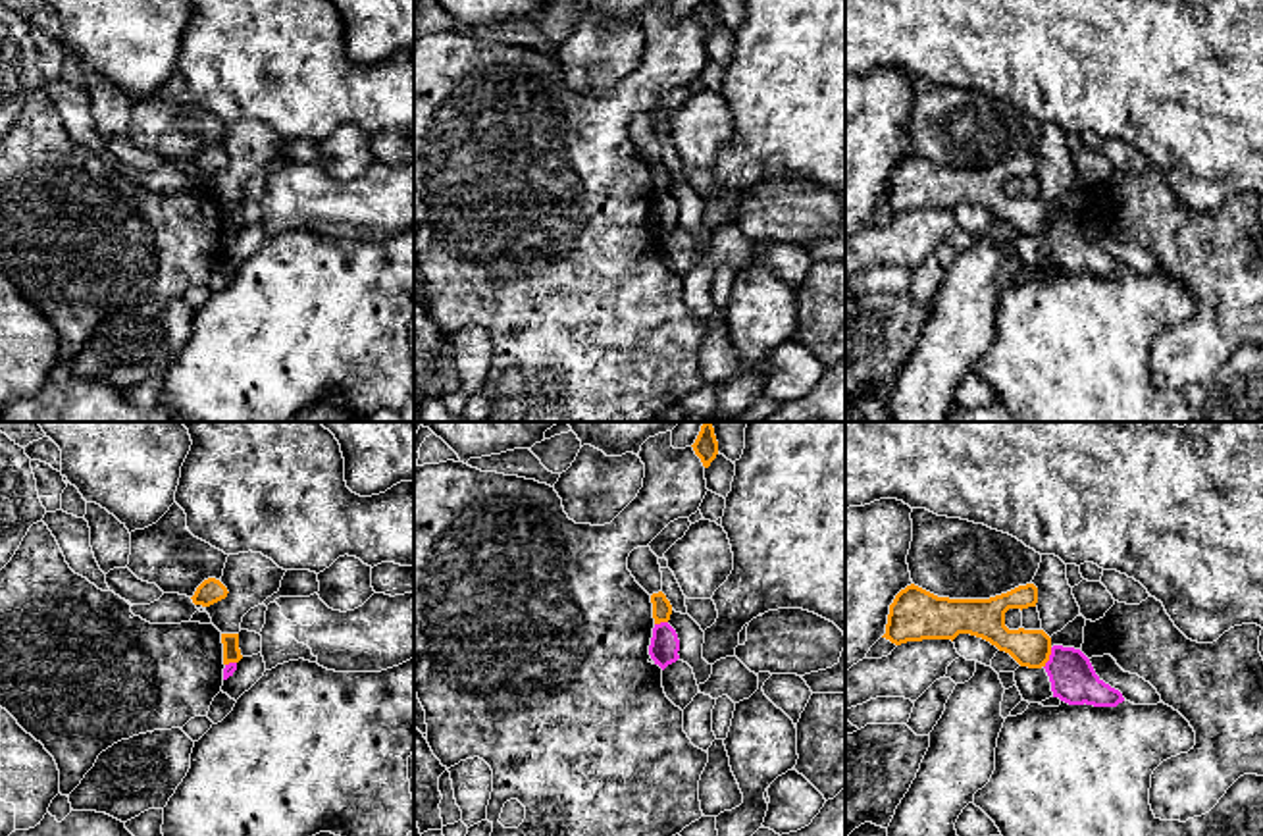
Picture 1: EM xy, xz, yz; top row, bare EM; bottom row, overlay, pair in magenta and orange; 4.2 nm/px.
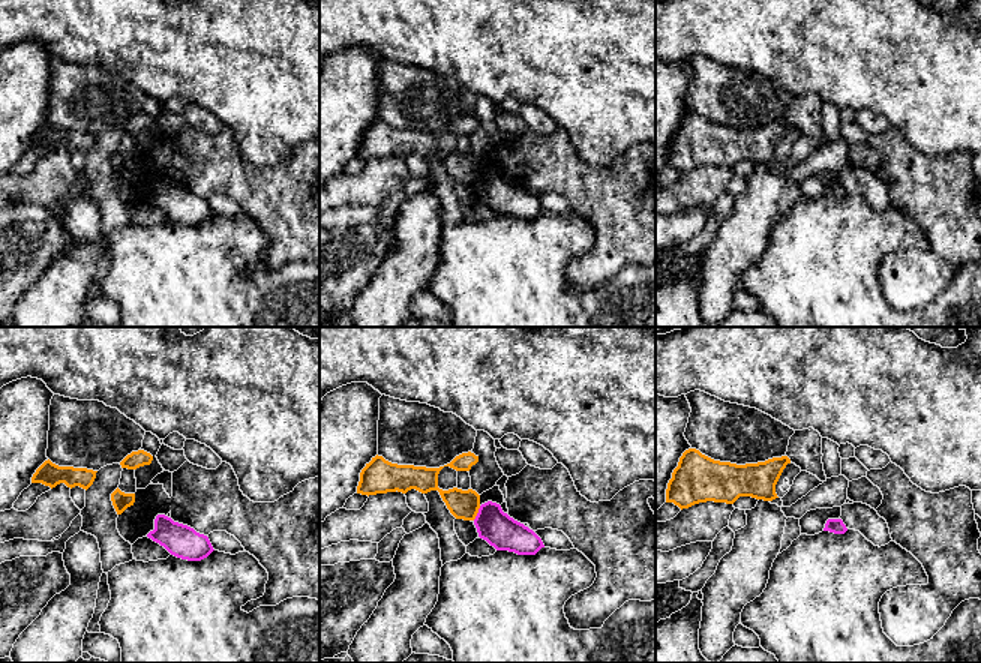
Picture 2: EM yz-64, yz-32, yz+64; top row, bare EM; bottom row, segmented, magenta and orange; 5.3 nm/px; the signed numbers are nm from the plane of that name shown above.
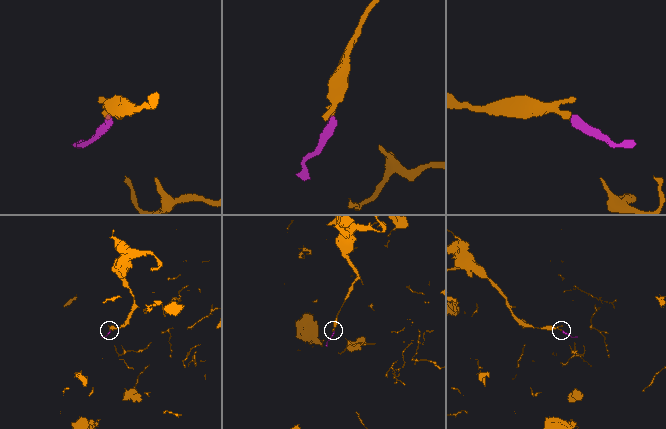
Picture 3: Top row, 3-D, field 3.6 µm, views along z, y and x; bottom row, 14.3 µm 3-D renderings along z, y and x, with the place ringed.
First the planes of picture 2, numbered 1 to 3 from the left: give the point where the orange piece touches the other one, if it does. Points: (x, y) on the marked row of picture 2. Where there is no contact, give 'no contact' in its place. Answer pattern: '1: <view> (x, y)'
1: no contact
2: yz-32 (477, 513)
3: no contact

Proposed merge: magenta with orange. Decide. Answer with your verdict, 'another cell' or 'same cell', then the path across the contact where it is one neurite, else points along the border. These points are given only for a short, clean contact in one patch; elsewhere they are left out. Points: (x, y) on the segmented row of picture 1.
another cell | along yz (1052, 648), (1044, 667)

